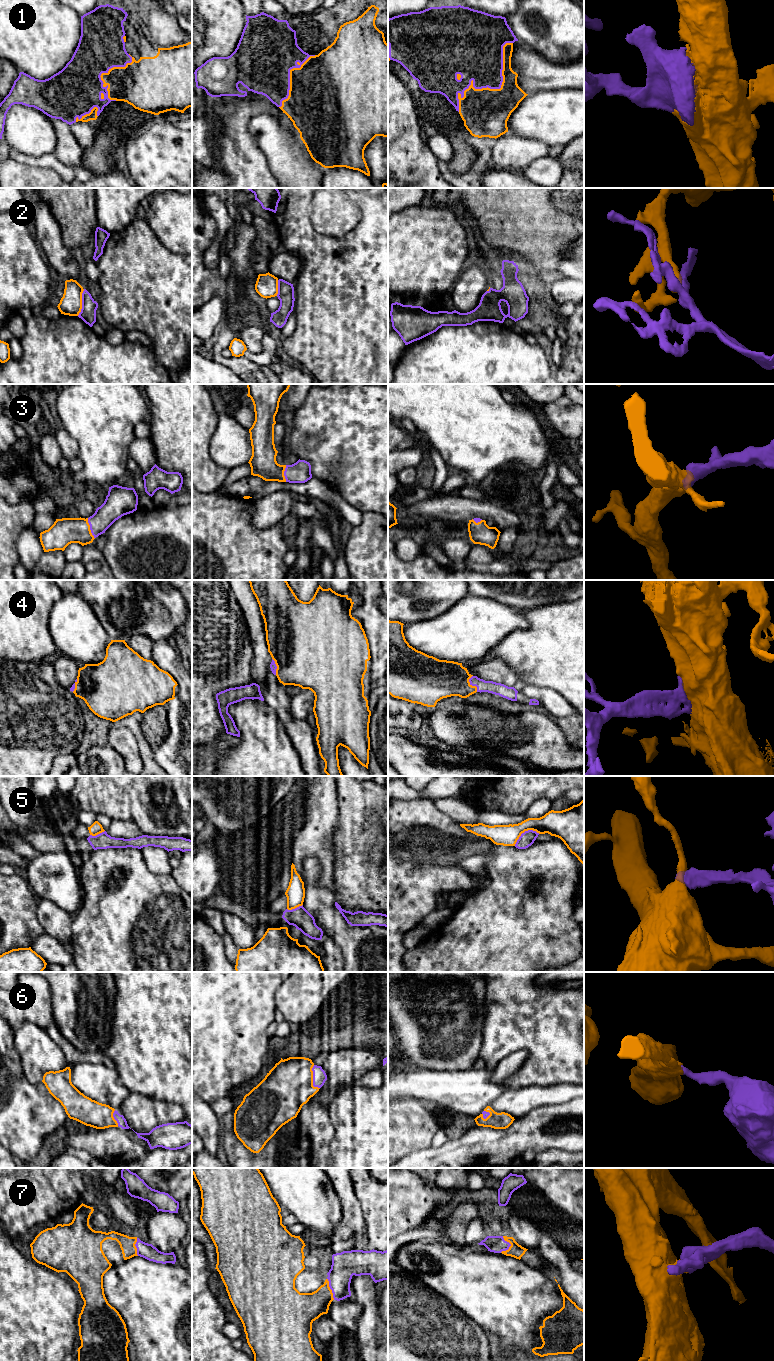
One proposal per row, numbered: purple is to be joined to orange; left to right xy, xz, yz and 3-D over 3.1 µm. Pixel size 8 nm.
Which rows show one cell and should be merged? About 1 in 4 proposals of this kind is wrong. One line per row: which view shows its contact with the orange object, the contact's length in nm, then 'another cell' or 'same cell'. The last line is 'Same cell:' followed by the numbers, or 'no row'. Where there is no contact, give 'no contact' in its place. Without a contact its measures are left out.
1: meets orange in yz; contact 700 nm long; same cell
2: meets orange in xy; contact 220 nm long; another cell
3: meets orange in xy; contact 180 nm long; same cell
4: meets orange in yz; contact 140 nm long; same cell
5: meets orange in yz; contact 220 nm long; another cell
6: meets orange in xz; contact 200 nm long; same cell
7: meets orange in yz; contact 140 nm long; same cell
Same cell: 1, 3, 4, 6, 7

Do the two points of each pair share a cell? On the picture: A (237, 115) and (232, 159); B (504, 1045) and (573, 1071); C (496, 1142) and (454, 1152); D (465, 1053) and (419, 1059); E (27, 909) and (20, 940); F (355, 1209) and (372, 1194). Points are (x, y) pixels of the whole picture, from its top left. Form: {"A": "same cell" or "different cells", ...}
{"A": "same cell", "B": "same cell", "C": "same cell", "D": "same cell", "E": "same cell", "F": "different cells"}

